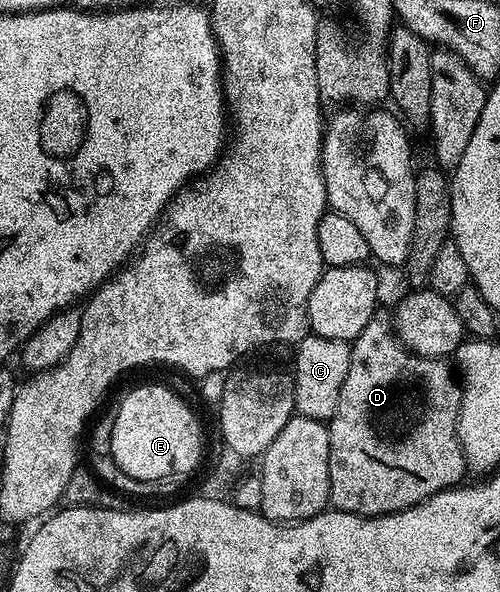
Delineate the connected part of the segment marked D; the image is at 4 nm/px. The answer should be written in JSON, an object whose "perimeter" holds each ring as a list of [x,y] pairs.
{"perimeter":[[[374,314],[371,321],[359,333],[359,337],[351,343],[351,365],[347,365],[347,381],[343,381],[343,389],[339,389],[339,405],[333,418],[328,420],[329,429],[329,501],[338,511],[350,511],[356,515],[394,515],[397,511],[406,511],[408,507],[419,505],[424,499],[438,495],[458,486],[467,475],[465,454],[461,442],[457,439],[457,410],[461,408],[461,384],[452,366],[448,367],[445,359],[429,359],[425,355],[414,355],[402,345],[394,331],[388,314]]]}

